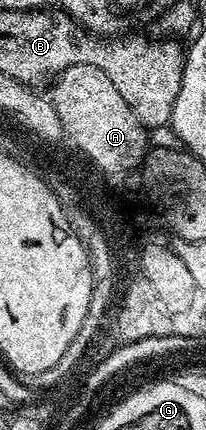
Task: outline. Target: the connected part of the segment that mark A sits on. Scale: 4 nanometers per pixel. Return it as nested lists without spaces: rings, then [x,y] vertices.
[[[70,66],[55,77],[53,84],[56,85],[52,92],[50,91],[50,99],[54,110],[64,118],[64,124],[67,124],[72,136],[76,137],[76,143],[80,144],[97,164],[109,169],[132,170],[145,159],[144,147],[148,144],[149,133],[141,128],[130,106],[122,102],[122,94],[114,90],[114,82],[110,82],[110,78],[106,78],[106,74],[98,70],[98,66]]]

